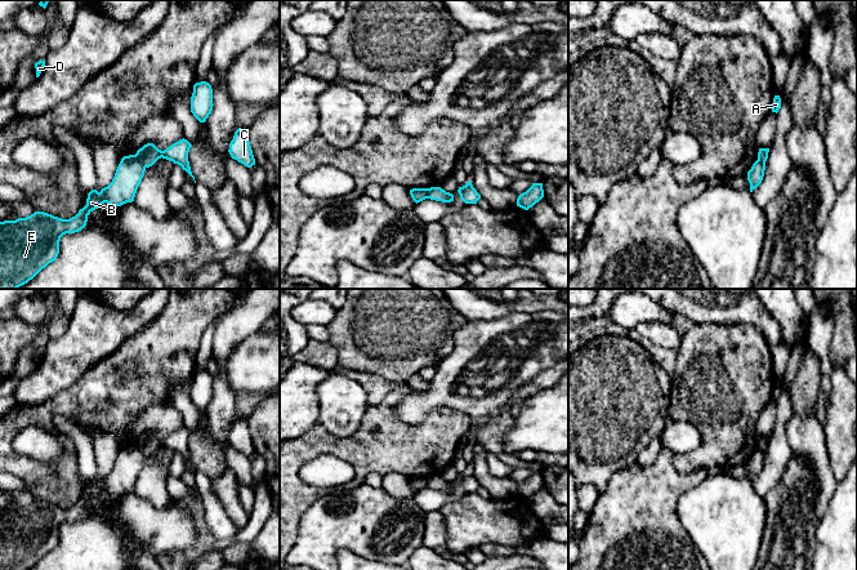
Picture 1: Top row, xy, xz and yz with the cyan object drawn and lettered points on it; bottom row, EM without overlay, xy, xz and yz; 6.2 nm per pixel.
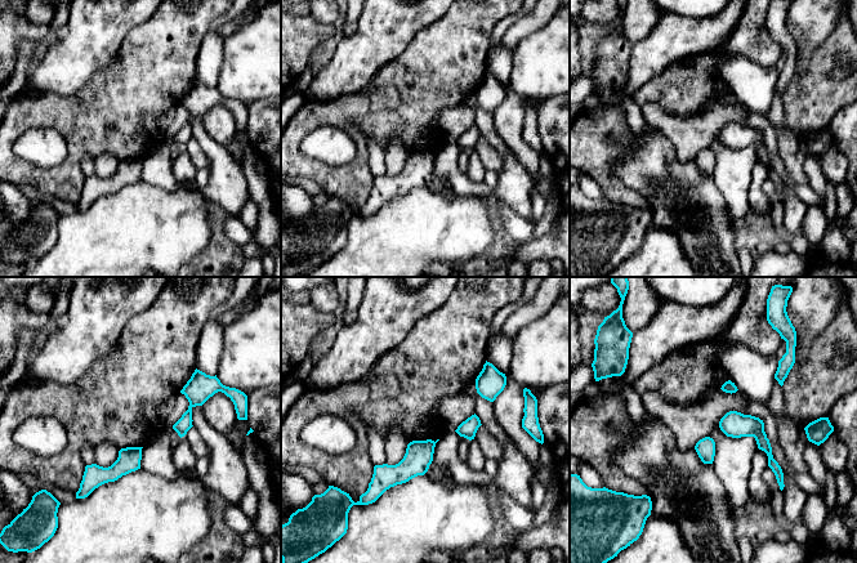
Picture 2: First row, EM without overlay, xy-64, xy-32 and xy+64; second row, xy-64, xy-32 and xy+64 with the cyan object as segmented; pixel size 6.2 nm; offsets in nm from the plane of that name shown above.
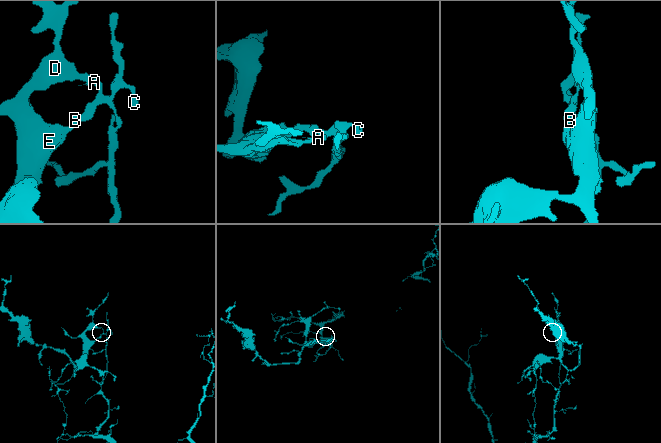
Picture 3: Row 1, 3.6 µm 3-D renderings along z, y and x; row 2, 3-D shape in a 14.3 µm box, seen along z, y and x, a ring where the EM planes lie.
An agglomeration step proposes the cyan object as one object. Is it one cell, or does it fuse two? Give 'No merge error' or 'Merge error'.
Merge error

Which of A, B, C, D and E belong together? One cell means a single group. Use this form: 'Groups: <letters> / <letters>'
Groups: A C / B D E

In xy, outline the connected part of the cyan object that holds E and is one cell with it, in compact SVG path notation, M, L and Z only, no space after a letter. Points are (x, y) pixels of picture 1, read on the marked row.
M135 155L124 156L112 182L99 192L91 190L86 205L75 217L62 219L35 211L26 218L0 222L0 289L18 289L54 262L61 237L81 231L88 215L102 204L121 206L134 201L144 172L146 166Z

